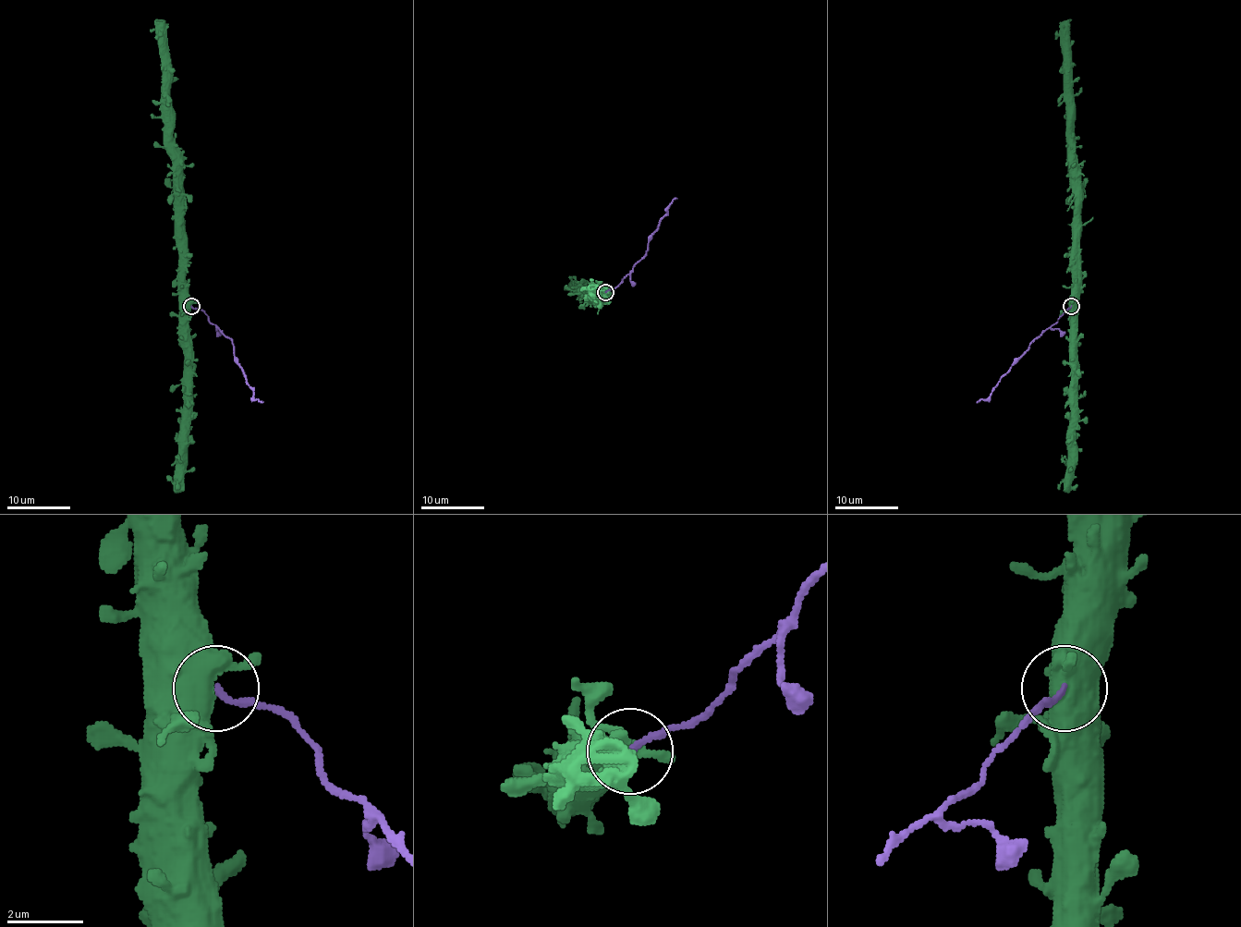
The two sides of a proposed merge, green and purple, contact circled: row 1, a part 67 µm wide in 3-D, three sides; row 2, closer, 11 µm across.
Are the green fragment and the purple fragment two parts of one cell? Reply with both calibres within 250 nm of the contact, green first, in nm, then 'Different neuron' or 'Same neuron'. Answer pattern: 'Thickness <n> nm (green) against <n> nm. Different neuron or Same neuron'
Thickness 700 nm (green) against 140 nm. Different neuron

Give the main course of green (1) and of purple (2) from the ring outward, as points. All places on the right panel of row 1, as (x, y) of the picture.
1: (1072, 307), (1075, 157), (1068, 25), (1064, 20)
2: (1072, 307), (1033, 341), (987, 397), (978, 402)

